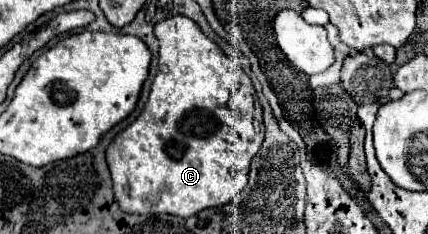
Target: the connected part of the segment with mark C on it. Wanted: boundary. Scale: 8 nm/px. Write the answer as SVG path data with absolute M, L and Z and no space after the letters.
M186 16L164 18L162 22L158 22L158 26L154 26L154 36L160 42L160 50L158 50L158 74L152 82L150 98L148 98L144 110L140 112L140 116L134 122L130 122L122 132L118 132L116 138L110 142L110 146L106 148L106 162L110 166L114 196L120 204L120 210L124 210L128 214L174 214L174 216L188 218L188 216L198 214L200 210L224 206L246 186L248 172L250 172L250 160L256 156L256 152L264 140L262 108L260 108L260 100L258 100L256 90L254 90L250 78L246 76L246 72L216 42L212 42L194 20L190 20Z

